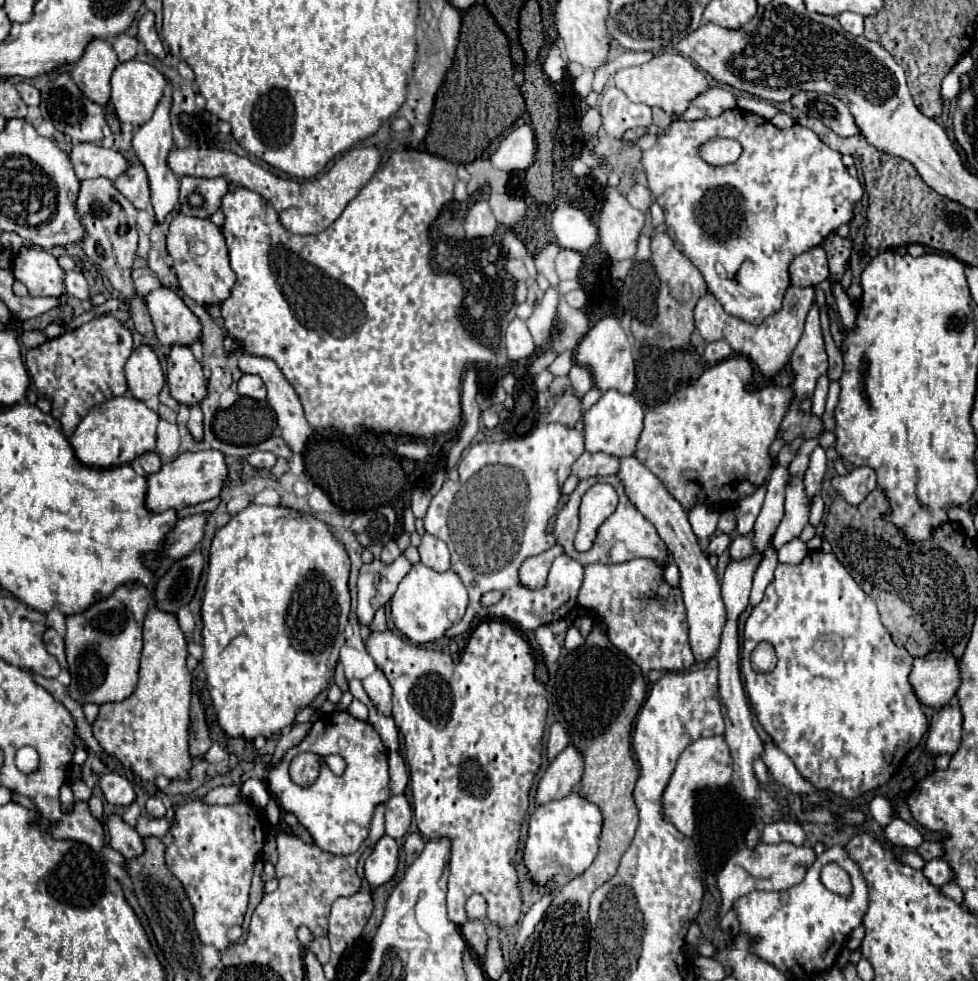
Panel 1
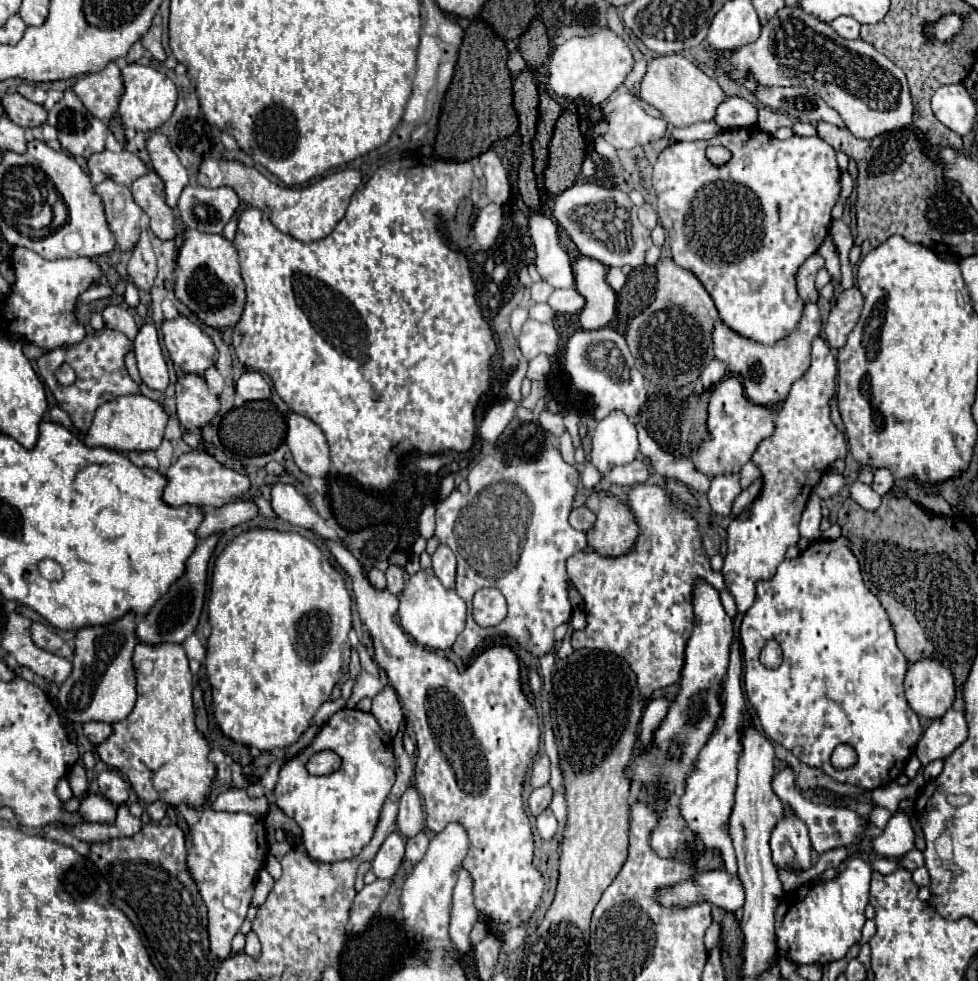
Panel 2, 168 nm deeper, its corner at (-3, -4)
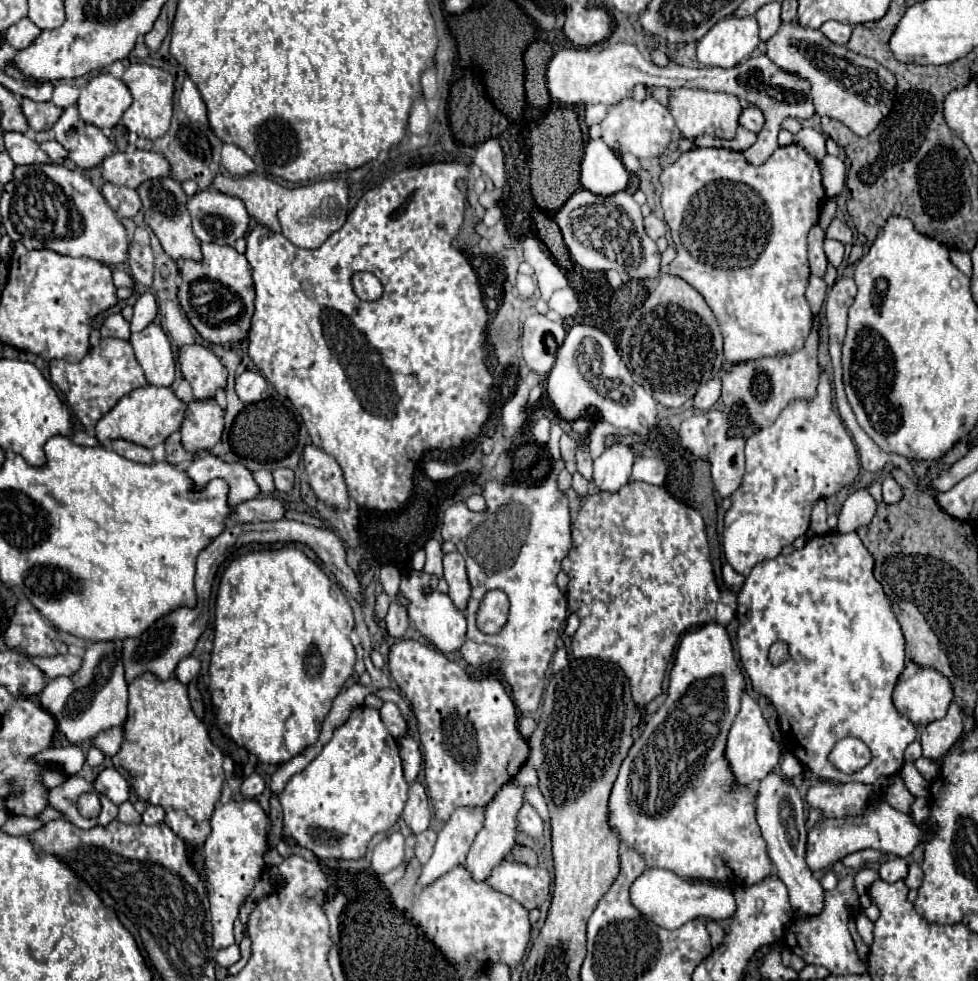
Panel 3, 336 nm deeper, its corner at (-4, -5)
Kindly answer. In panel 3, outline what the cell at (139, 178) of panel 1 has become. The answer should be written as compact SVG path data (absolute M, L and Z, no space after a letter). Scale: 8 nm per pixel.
M155 178L147 180L137 188L145 212L145 224L157 234L165 254L171 260L201 260L201 242L191 230L191 218L187 212L187 194L181 184L173 178Z

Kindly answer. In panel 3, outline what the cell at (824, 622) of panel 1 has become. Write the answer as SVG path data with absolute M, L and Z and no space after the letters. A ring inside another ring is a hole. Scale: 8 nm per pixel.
M827 532L809 538L801 550L793 550L789 556L779 554L773 560L755 564L737 594L739 660L753 688L775 704L787 750L819 778L843 784L875 784L883 776L897 774L903 768L905 748L917 738L915 724L903 718L891 702L895 682L905 666L905 640L889 598L873 576L873 566L871 552L855 532ZM779 638L789 644L791 658L785 664L773 666L767 660L767 652ZM847 736L861 738L873 754L873 760L853 774L845 774L829 762L829 752L835 742Z

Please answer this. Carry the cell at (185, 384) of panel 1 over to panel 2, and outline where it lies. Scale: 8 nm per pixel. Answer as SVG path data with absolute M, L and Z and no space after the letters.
M180 373L176 381L176 409L180 425L188 431L198 431L212 421L220 409L220 401L208 391L204 377Z

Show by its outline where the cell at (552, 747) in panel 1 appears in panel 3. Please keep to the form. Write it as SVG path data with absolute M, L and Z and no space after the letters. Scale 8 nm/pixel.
M525 764L525 768L517 774L517 784L505 784L497 796L493 796L493 800L489 802L489 810L487 810L487 816L485 816L485 826L483 830L477 834L471 850L469 850L469 856L467 856L467 870L473 874L475 880L483 880L489 876L489 872L503 860L503 856L513 848L515 844L515 838L517 838L517 832L515 832L515 816L519 812L519 808L523 806L523 786L527 784L537 784L537 772Z

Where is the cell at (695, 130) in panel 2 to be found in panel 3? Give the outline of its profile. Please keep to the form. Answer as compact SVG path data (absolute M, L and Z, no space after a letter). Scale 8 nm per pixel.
M739 128L737 130L737 138L735 140L719 140L719 138L709 138L709 136L701 136L695 140L697 146L715 146L715 148L731 148L731 150L745 150L749 148L753 142L755 142L755 134L745 130L745 128Z

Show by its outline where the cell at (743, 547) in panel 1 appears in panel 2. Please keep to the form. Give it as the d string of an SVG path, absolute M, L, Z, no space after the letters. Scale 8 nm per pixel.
M818 335L812 341L812 361L810 361L808 371L796 383L792 383L792 389L790 389L782 409L776 415L774 435L764 439L752 457L752 461L762 469L764 489L762 489L760 497L754 501L752 517L748 521L734 519L730 523L730 527L728 527L728 553L724 557L724 567L722 567L726 587L732 593L732 597L736 599L738 611L742 611L742 613L746 613L748 607L752 607L752 603L756 601L756 583L760 579L772 579L772 575L776 575L776 567L784 561L786 549L790 545L798 545L798 541L800 541L798 523L800 523L800 515L804 511L804 505L812 493L812 487L820 481L820 477L828 471L828 467L838 457L840 459L846 457L846 439L836 429L836 425L830 421L830 407L828 407L828 401L836 389L836 373L838 373L838 369L836 369L834 353L828 347L828 343Z

